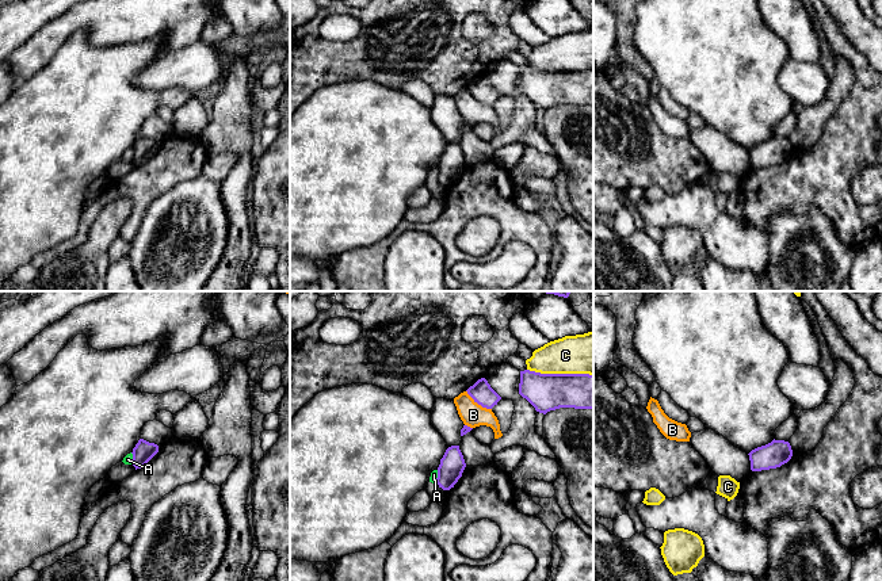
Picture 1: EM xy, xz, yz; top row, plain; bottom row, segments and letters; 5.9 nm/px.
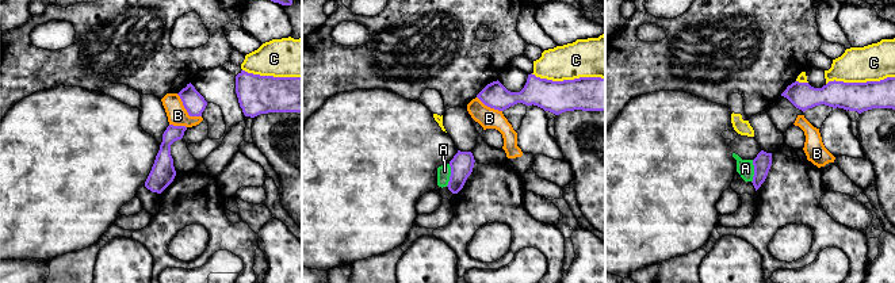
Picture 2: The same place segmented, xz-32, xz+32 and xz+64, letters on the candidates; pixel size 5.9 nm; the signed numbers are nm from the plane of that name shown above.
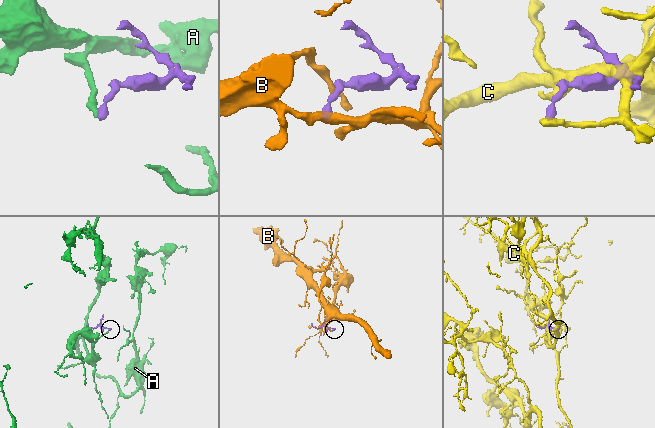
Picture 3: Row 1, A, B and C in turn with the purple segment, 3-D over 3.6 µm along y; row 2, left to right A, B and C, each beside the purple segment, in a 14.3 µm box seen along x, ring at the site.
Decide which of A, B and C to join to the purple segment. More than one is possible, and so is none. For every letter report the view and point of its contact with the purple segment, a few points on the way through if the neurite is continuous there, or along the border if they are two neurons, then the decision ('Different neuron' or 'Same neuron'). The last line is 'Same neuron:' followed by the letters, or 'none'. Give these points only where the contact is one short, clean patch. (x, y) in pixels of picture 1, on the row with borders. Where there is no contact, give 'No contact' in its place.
A: Touches purple at xy (133, 458). Boundary: xy (130, 453), (133, 463). Different neuron
B: Touches purple at xz (478, 404). Boundary: xz (466, 390), (478, 404), (491, 409). Different neuron
C: Touches purple at xz (560, 374). Different neuron
Same neuron: none

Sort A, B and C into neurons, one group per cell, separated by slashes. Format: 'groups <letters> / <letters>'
groups A / B / C

